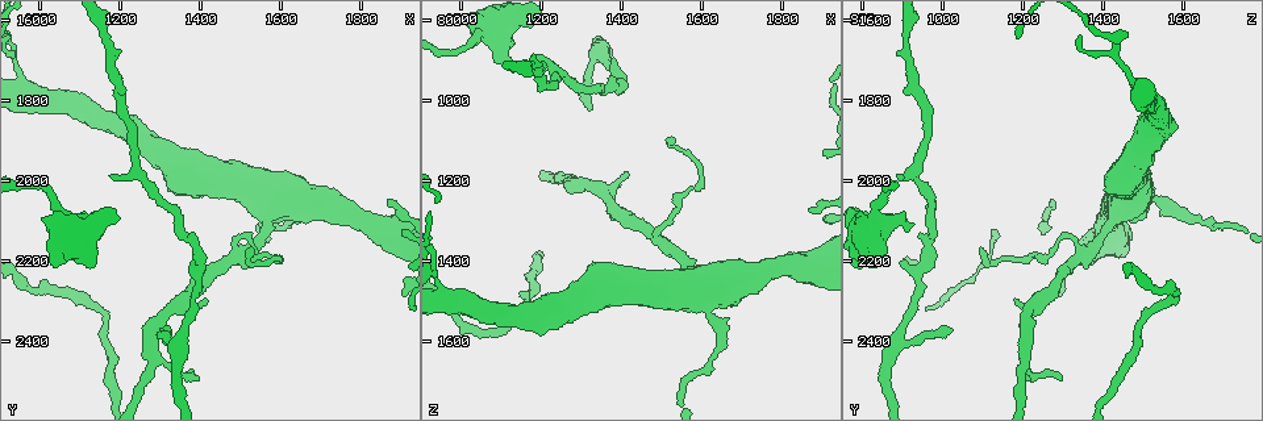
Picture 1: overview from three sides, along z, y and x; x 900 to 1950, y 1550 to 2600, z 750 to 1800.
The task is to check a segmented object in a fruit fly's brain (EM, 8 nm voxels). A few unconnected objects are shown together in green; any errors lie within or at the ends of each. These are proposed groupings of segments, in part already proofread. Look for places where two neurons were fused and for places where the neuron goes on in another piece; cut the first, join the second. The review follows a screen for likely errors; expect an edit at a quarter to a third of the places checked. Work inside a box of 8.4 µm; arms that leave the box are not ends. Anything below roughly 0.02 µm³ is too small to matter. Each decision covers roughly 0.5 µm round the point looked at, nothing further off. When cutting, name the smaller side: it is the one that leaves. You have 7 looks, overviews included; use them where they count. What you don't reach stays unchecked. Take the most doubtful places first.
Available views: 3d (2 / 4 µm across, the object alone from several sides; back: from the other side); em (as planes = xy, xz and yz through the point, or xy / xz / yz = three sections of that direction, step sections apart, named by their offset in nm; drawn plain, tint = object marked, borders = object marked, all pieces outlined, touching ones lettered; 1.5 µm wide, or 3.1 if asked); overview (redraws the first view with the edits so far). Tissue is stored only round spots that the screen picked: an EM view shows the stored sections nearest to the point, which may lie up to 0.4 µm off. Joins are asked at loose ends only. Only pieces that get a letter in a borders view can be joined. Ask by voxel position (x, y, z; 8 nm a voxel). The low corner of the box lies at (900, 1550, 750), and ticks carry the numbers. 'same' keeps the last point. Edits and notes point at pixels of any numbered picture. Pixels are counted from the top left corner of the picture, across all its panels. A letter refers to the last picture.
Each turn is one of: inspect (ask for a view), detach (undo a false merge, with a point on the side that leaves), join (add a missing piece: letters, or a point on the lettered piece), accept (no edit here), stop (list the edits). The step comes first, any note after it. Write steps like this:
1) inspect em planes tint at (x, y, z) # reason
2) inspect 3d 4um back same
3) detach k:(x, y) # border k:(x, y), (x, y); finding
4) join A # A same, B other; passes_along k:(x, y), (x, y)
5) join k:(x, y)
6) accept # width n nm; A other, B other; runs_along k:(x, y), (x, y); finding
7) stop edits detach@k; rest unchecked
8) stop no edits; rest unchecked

inspect 3d 4um at (1130, 2110, 920) # branch stops here

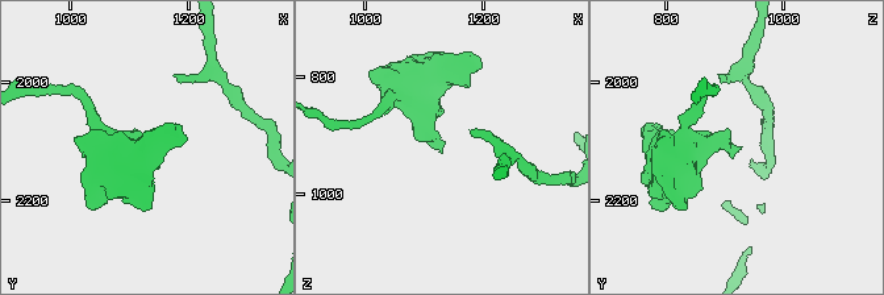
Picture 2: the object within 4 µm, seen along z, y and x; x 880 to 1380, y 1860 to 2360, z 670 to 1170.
inspect em planes borders at (1130, 2110, 930) # need the tissue

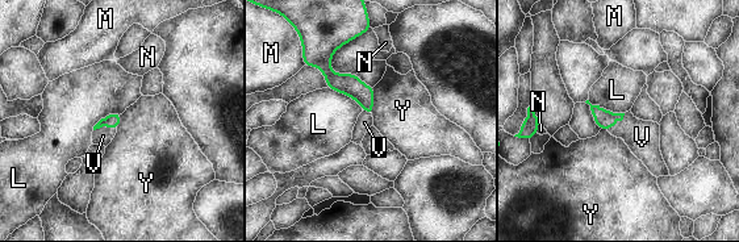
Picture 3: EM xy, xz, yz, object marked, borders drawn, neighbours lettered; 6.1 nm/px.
join V # longest_contact L 260 nm; L other, M other, N other, V same, Y other; passes_along 3:(113, 120), (104, 125), (103, 136); the neuron continues

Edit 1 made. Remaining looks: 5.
inspect em planes borders at (1325, 2365, 1025) # branch stops here

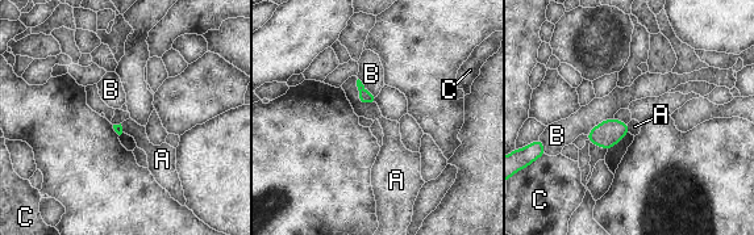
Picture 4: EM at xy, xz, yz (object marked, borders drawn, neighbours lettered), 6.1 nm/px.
accept # A other, B other, C other; border 4:(628, 122), (629, 131); none of them fits

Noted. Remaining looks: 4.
inspect em planes plain at (1380, 2495, 1295) # thin end

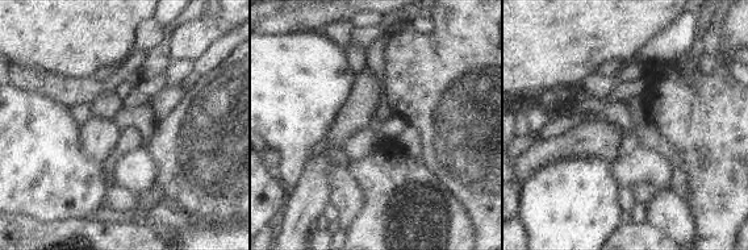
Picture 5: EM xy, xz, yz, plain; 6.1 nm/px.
inspect em planes borders same

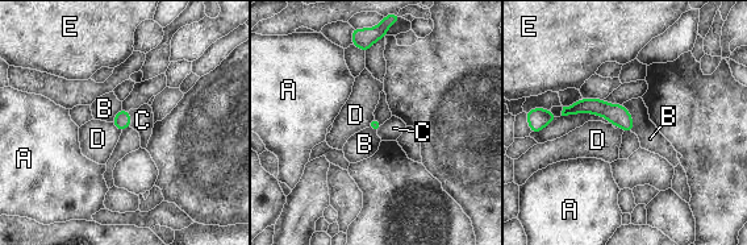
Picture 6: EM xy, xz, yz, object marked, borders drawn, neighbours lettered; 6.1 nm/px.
join C # longest_contact B 190 nm; A other, B other, C same, D other, E other; passes_along 6:(122, 119), (130, 119), (142, 120); the neuron continues

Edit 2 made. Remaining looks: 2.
stop edits join@3, join@6; rest unchecked

